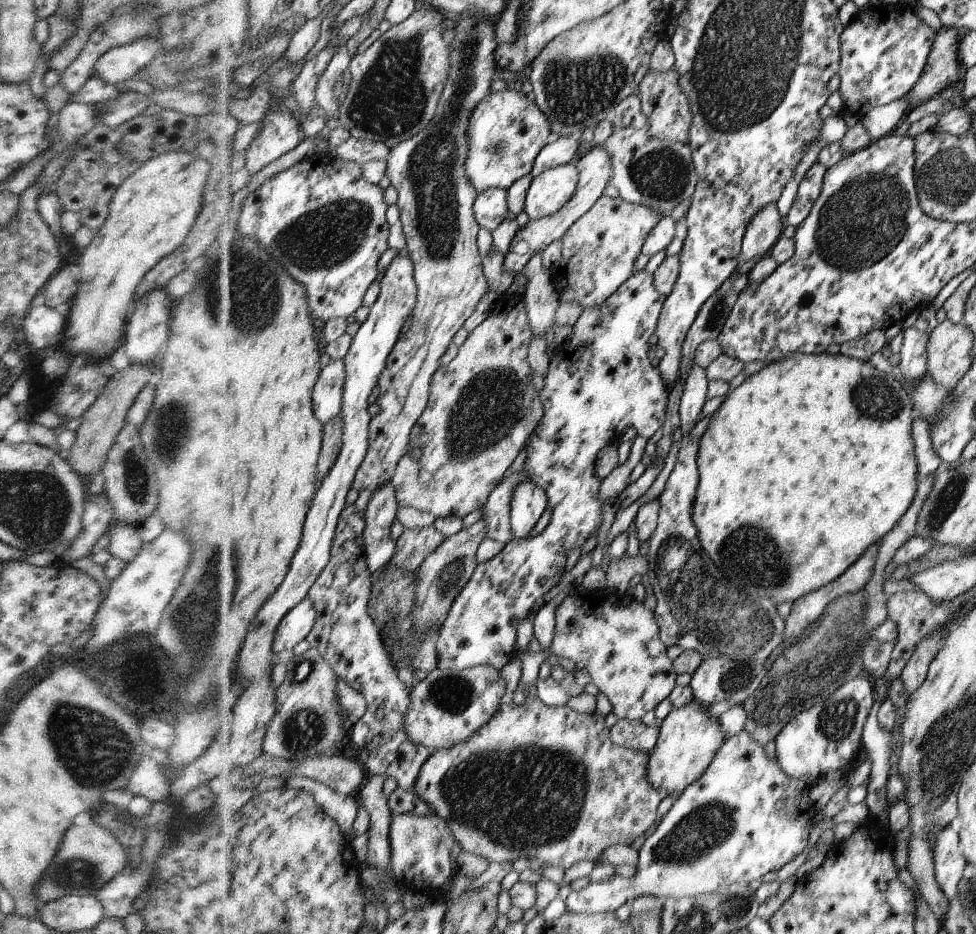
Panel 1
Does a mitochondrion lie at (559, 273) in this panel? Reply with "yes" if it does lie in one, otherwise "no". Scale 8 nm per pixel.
no

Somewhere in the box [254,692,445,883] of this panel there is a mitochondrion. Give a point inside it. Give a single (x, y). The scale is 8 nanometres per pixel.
(302, 730)

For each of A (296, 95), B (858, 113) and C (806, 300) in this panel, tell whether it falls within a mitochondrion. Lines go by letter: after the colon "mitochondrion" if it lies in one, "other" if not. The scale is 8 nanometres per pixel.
A: other
B: other
C: other

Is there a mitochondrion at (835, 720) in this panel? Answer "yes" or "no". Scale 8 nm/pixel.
yes

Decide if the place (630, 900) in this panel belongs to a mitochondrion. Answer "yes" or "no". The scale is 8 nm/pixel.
no

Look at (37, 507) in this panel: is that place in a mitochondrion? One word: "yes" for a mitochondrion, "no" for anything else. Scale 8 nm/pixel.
yes

